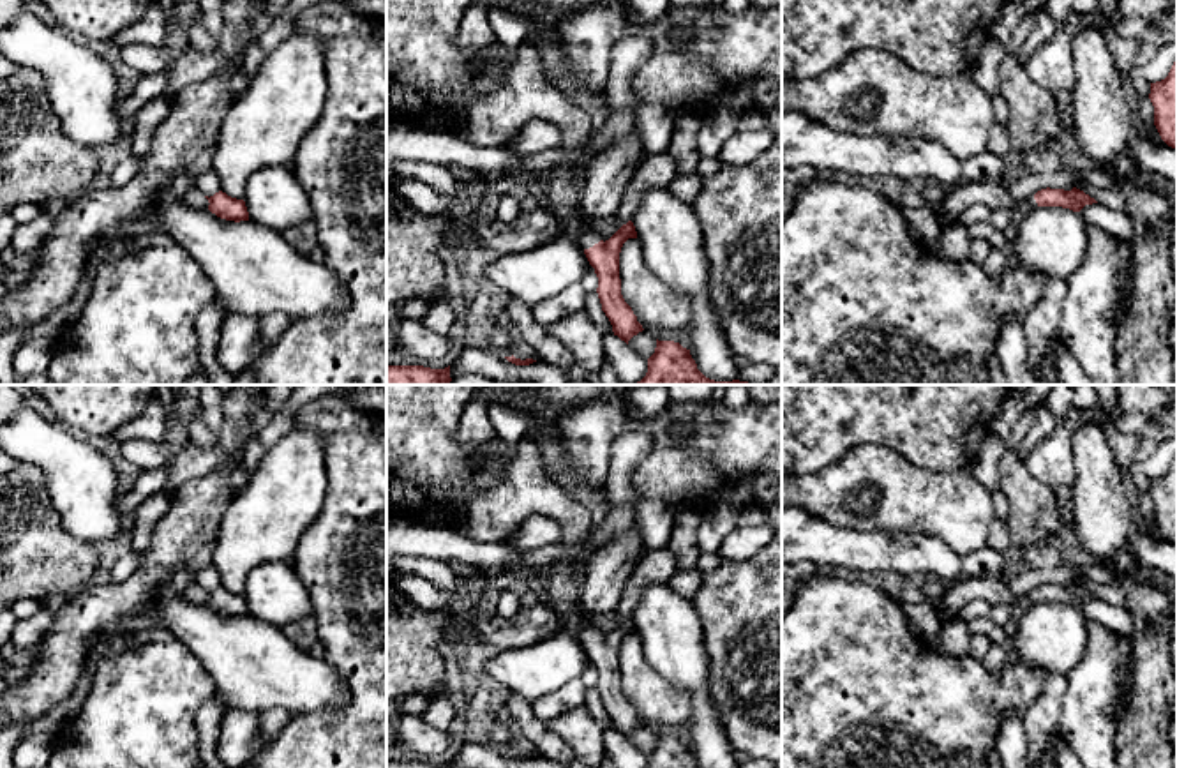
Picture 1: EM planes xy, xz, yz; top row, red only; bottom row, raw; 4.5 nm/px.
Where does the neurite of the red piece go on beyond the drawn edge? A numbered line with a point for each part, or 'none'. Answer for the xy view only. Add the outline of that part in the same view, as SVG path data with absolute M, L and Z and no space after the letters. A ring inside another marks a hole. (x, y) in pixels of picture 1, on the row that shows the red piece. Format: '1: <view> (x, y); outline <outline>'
1: xy (189, 193); outline M192 184L184 185L182 200L198 210L208 210L210 205L203 192L199 192Z

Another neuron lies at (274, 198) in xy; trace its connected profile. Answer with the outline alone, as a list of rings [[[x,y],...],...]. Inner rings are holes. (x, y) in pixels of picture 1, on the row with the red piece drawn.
[[[268,166],[251,175],[244,201],[249,221],[284,231],[311,221],[311,201],[291,168]]]

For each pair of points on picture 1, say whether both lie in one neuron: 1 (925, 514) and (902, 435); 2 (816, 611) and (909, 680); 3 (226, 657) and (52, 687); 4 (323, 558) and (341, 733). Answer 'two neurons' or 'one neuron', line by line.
1: two neurons
2: one neuron
3: two neurons
4: one neuron

